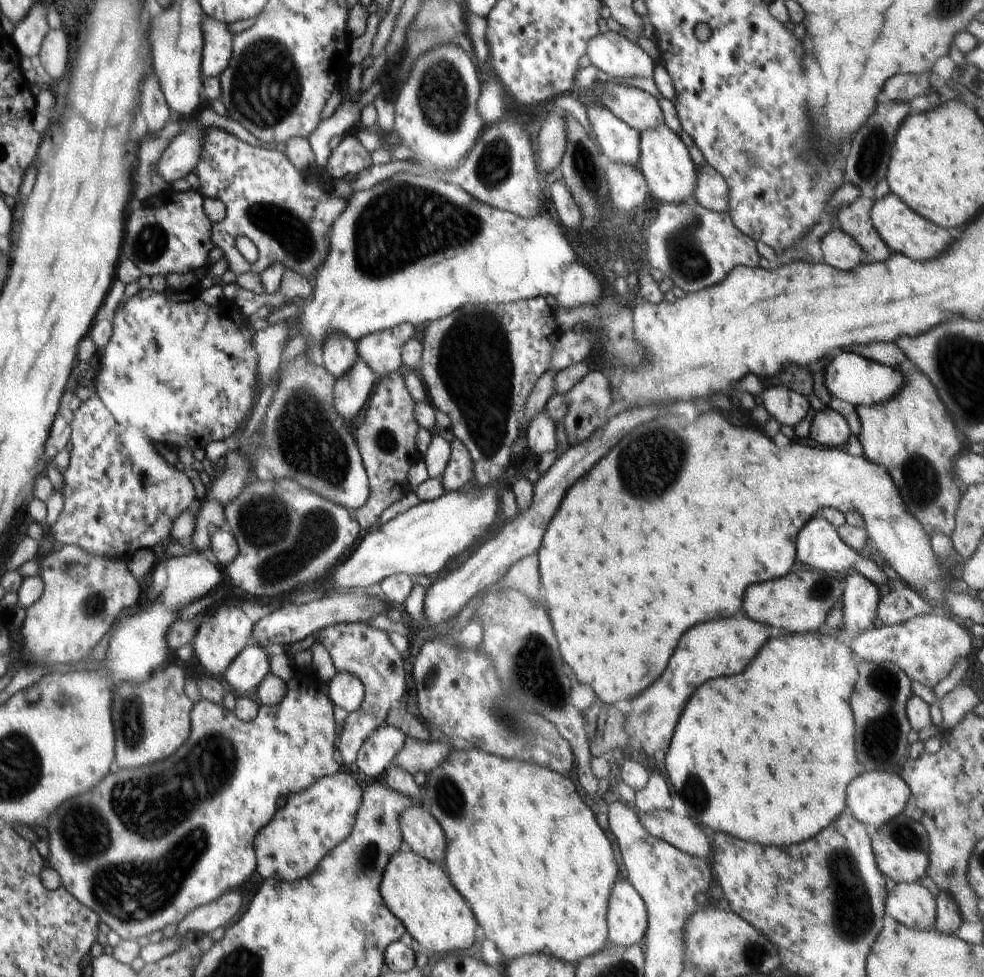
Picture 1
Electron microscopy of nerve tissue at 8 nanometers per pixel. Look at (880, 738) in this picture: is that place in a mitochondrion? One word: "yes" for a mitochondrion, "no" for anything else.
yes

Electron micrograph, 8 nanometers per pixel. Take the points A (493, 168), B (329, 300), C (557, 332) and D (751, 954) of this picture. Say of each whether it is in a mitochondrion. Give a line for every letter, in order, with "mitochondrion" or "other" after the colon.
A: mitochondrion
B: other
C: other
D: mitochondrion

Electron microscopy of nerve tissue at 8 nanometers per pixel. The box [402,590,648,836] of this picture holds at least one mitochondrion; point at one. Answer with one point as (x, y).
(534, 672)

